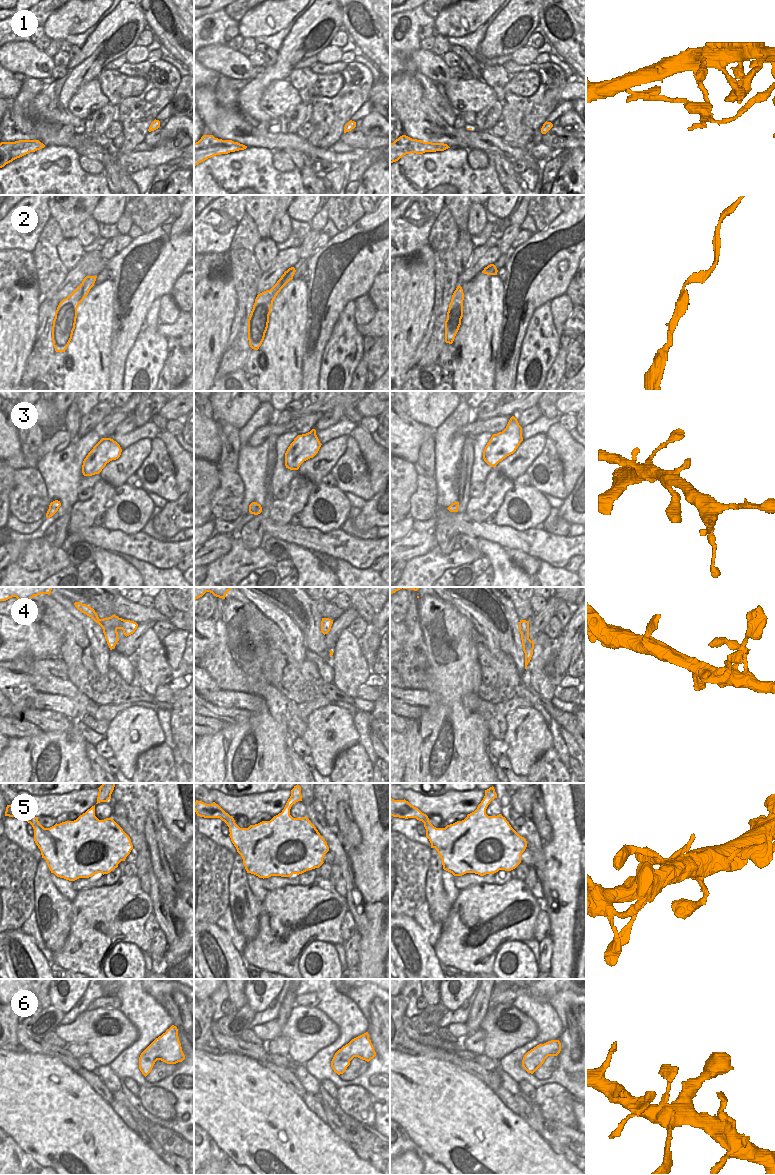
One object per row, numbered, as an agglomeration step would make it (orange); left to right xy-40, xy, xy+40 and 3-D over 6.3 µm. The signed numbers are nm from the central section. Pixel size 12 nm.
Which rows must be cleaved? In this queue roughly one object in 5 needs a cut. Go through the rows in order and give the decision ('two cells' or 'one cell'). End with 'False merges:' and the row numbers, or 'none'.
1: two cells
2: one cell
3: one cell
4: one cell
5: one cell
6: one cell
False merges: 1

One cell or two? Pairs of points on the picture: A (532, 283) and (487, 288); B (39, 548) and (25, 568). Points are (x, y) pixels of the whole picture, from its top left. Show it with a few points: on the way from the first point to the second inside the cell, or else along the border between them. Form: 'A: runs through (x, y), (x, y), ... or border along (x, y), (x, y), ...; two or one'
A: border along (504, 283), (502, 309); two
B: runs through (39, 553), (30, 563); one

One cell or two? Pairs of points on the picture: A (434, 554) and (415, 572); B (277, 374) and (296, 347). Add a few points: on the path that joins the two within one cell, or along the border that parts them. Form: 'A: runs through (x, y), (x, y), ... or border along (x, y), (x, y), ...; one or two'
A: runs through (429, 559), (420, 568); one
B: runs through (279, 367), (281, 361), (289, 353); one

